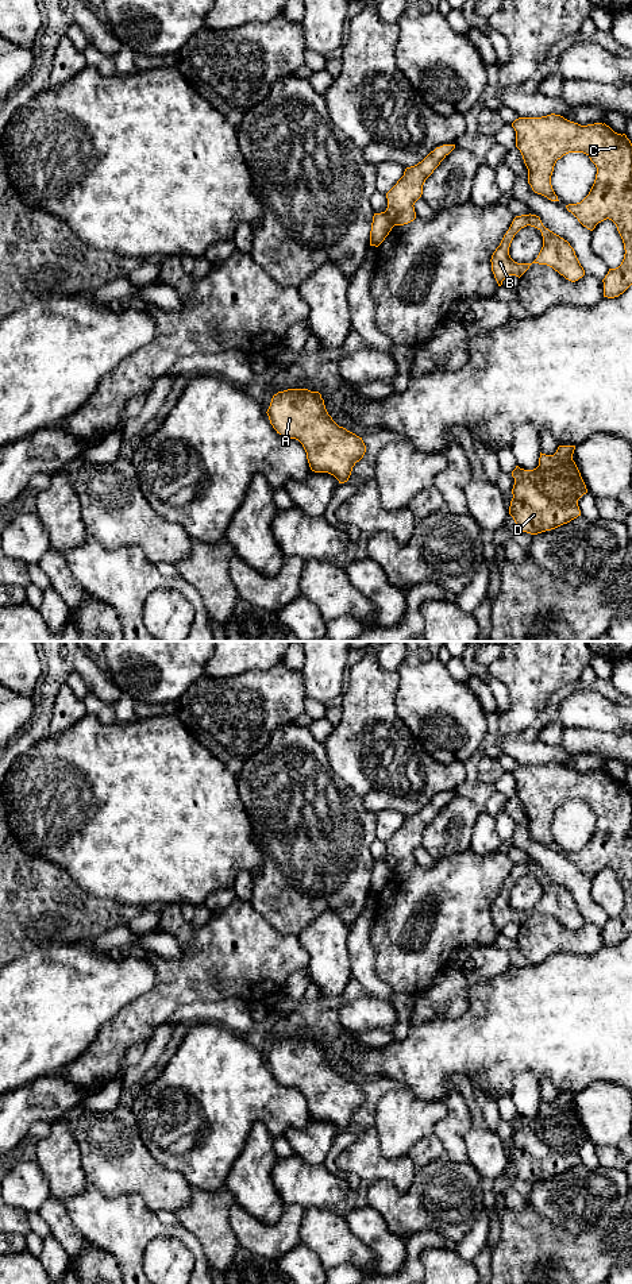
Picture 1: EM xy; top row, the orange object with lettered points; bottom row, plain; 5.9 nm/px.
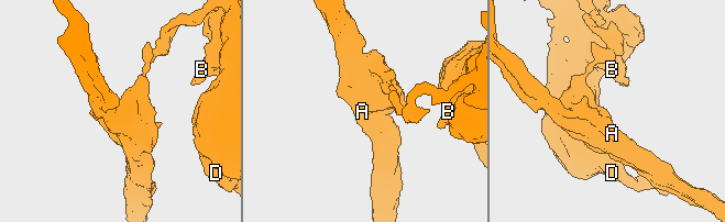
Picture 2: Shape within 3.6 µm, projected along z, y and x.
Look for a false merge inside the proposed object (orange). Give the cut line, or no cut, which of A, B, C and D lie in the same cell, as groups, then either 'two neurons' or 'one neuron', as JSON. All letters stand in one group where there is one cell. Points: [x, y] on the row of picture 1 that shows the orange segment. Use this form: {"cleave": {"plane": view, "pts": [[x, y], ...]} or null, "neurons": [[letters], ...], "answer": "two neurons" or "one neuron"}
{"cleave": {"plane": "xy", "pts": [[384, 212], [393, 226]]}, "neurons": [["A"], ["B", "C", "D"]], "answer": "two neurons"}

